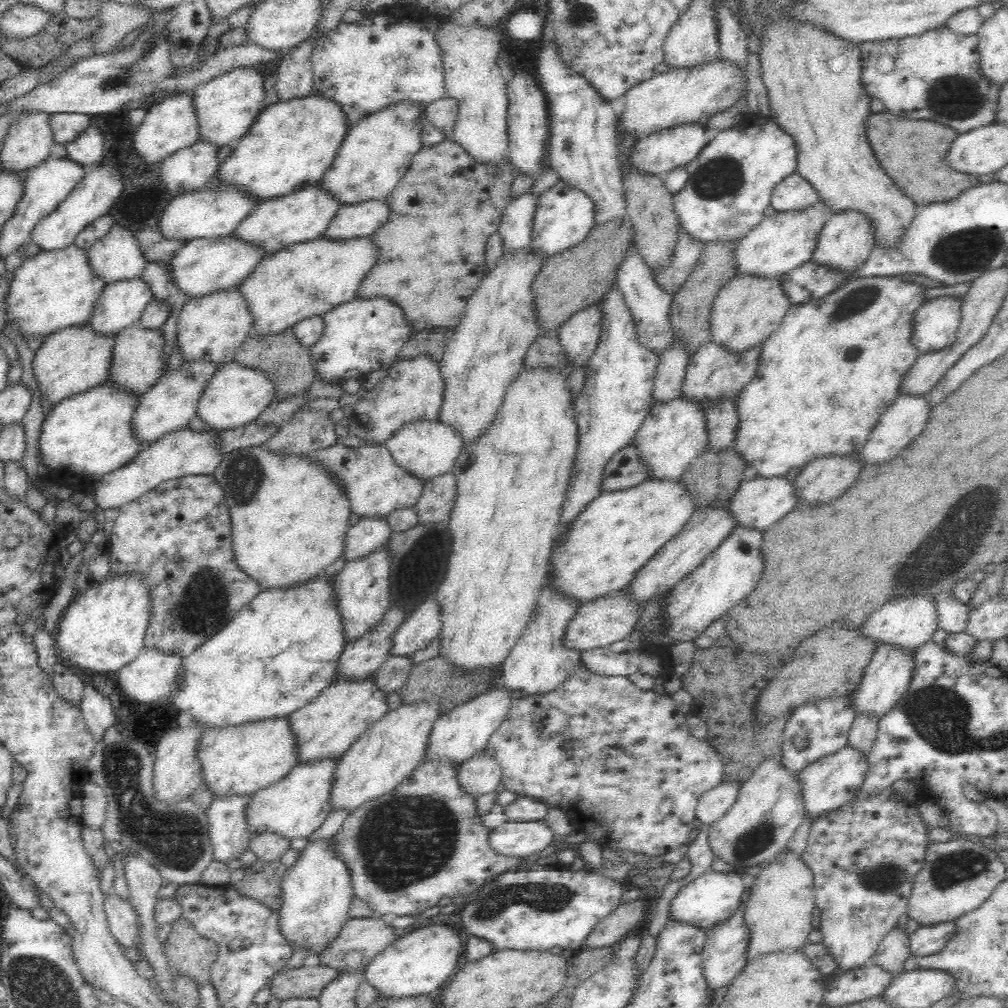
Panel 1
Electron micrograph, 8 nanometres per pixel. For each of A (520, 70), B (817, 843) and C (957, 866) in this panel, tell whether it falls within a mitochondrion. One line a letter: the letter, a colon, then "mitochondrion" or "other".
A: other
B: other
C: mitochondrion

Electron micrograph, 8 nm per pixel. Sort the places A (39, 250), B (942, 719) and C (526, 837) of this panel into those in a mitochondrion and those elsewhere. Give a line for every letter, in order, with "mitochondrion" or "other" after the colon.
A: other
B: mitochondrion
C: other

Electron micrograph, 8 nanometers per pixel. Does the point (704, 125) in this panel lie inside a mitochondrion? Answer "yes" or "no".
no

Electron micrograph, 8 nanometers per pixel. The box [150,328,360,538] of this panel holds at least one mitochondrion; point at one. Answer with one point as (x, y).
(243, 475)

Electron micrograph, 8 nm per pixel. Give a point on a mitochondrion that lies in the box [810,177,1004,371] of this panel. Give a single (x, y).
(961, 253)

